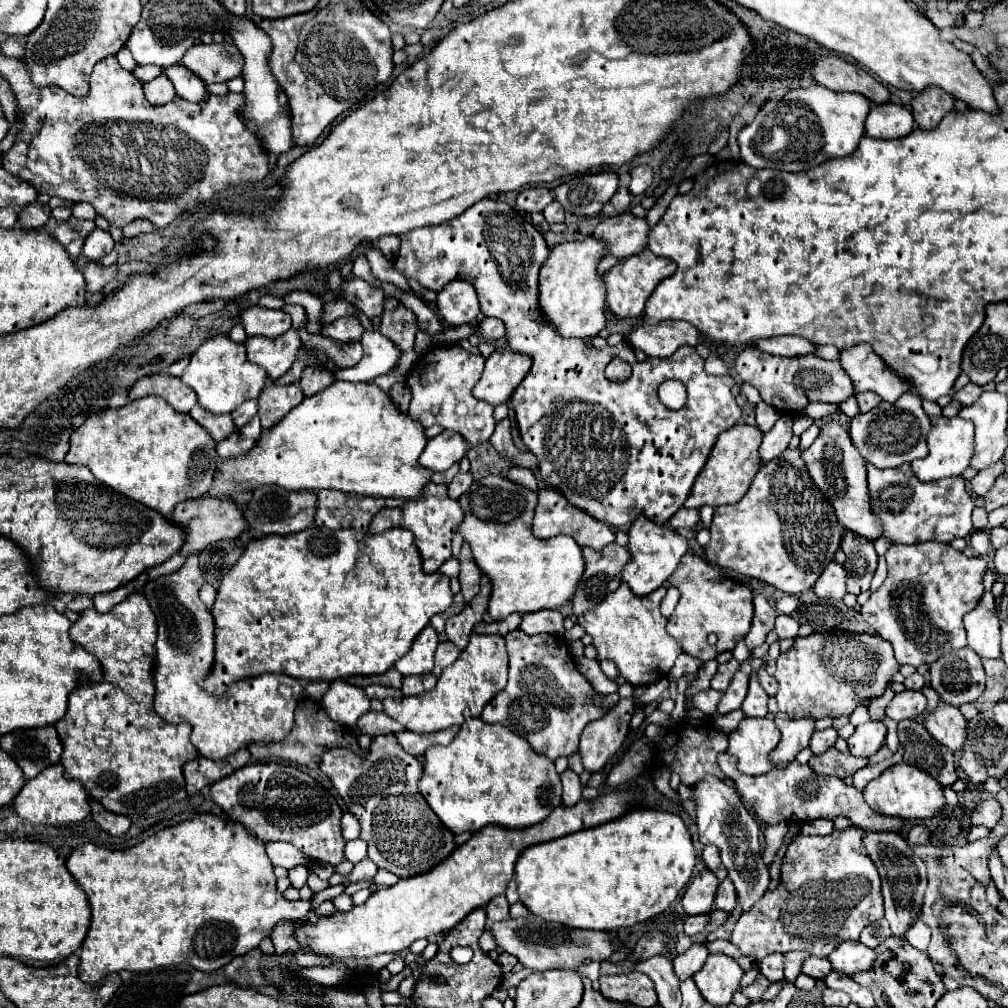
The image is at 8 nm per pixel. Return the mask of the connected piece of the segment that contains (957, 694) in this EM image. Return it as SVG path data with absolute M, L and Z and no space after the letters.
M965 647L931 663L931 687L955 707L973 703L985 691L985 671L979 655Z

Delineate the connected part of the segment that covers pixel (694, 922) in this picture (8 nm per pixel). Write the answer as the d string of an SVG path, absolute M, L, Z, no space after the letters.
M697 915L697 917L687 917L685 919L685 935L693 937L697 935L709 921L709 915Z

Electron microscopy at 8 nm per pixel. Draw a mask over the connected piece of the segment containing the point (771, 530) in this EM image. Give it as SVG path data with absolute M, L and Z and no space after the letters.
M789 449L781 457L777 457L777 461L763 465L741 501L715 509L709 531L711 541L705 547L705 553L713 565L755 577L759 581L775 585L779 591L789 595L797 595L813 587L823 569L833 561L833 555L839 549L843 537L843 527L837 521L833 507L813 485L797 449Z

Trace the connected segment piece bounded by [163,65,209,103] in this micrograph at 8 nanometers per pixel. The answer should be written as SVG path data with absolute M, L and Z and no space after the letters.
M173 65L163 69L163 75L173 83L177 95L181 99L187 99L191 103L199 103L209 99L209 91L205 89L205 83L187 67L183 65Z

